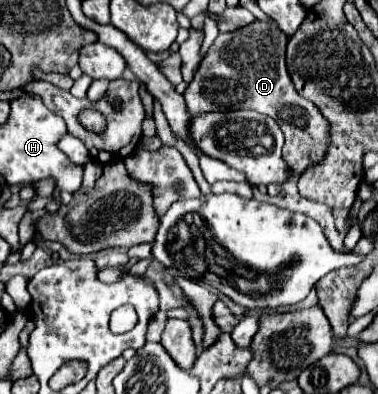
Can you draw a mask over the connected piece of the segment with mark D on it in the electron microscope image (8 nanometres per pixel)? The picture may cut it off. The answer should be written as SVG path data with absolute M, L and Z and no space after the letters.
M259 20L247 28L219 34L201 60L197 74L183 96L191 114L251 108L275 118L285 134L283 160L295 174L303 174L307 168L319 164L327 156L331 142L329 120L313 102L295 90L285 66L285 46L287 36L279 28L271 28Z

